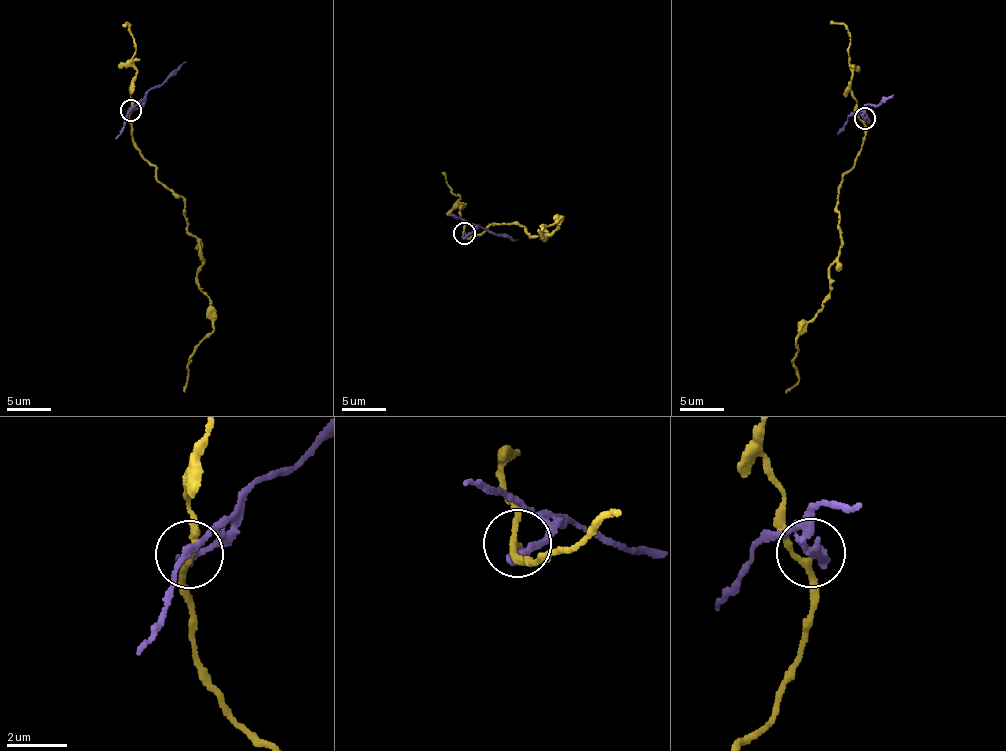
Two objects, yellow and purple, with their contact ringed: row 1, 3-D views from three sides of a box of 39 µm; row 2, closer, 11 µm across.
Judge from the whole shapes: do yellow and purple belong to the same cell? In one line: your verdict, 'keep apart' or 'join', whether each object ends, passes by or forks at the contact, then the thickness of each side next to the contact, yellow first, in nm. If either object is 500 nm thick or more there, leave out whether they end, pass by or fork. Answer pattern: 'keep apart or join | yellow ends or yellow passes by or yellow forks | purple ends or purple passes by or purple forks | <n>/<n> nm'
keep apart | yellow passes by | purple ends | 170/300 nm

